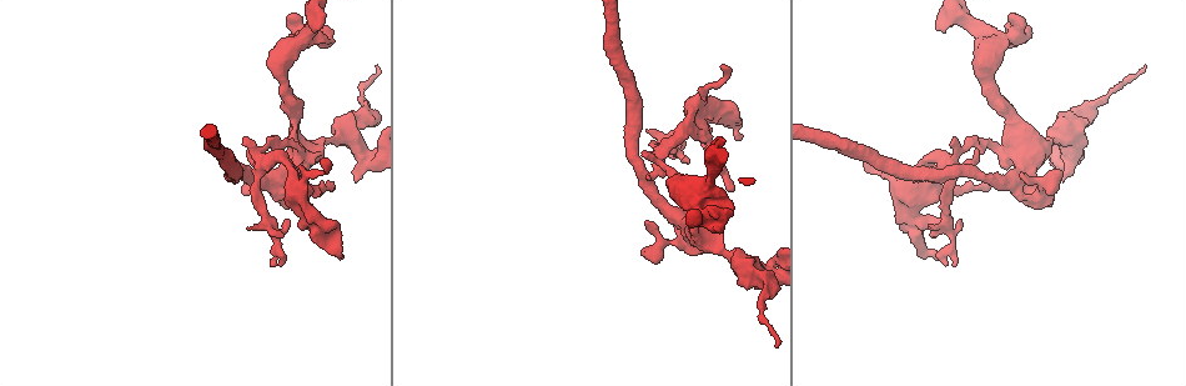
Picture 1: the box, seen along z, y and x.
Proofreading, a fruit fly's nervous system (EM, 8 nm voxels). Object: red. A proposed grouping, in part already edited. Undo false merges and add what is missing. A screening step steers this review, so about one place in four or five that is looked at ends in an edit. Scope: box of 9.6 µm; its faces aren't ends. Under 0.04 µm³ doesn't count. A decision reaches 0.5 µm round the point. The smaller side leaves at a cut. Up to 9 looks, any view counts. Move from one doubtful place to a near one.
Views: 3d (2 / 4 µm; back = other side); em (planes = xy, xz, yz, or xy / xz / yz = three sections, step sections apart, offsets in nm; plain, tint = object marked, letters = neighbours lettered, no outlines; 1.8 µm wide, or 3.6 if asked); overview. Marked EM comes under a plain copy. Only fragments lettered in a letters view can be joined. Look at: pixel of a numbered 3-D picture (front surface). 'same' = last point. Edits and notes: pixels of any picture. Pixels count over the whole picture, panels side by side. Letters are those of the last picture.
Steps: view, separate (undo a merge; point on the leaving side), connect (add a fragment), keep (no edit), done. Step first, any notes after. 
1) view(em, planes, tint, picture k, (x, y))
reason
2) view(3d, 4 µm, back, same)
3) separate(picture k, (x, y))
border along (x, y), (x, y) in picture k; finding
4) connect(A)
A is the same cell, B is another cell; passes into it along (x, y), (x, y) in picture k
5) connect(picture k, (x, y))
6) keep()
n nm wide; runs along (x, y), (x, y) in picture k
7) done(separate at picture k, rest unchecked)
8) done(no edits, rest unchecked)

view(3d, 4 µm, picture 1, (369, 161))
sharp bend

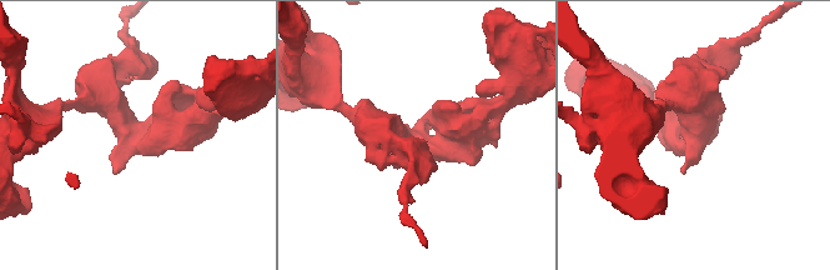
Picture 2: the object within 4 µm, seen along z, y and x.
view(em, planes, letters, picture 2, (693, 143))

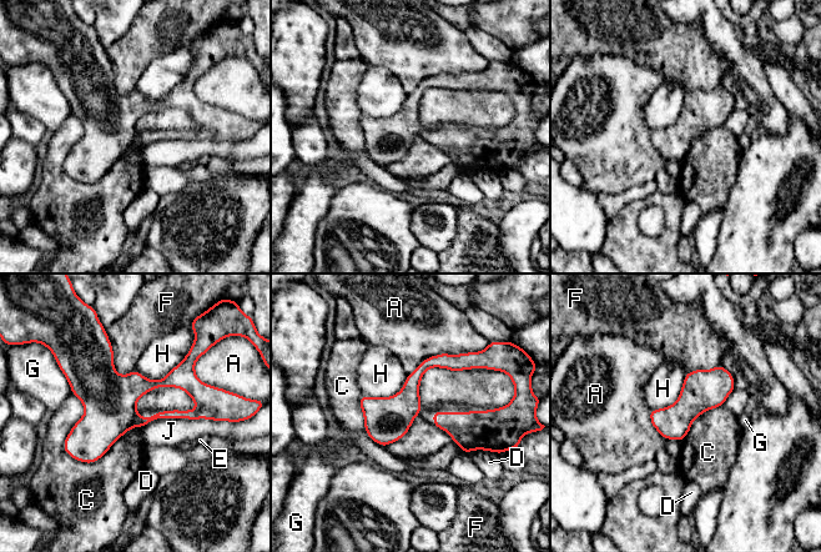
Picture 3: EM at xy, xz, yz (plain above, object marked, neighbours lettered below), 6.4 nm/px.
keep()
A, C, D, E, F, G, H and J are other cells; runs along (206, 407), (107, 420), (66, 447) in picture 3; continuous, no second cell

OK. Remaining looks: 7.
view(3d, 4 µm, picture 1, (1005, 132))
branch stops here

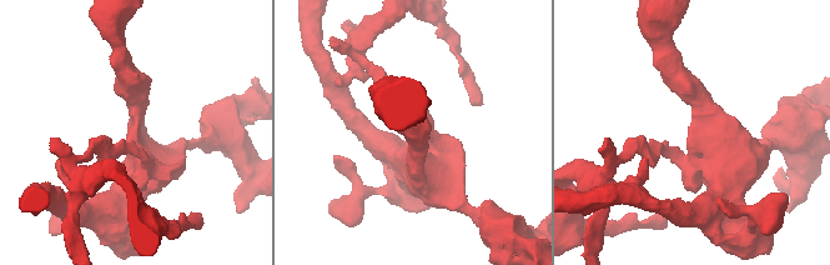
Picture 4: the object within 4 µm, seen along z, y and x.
view(em, planes, letters, picture 4, (689, 133))

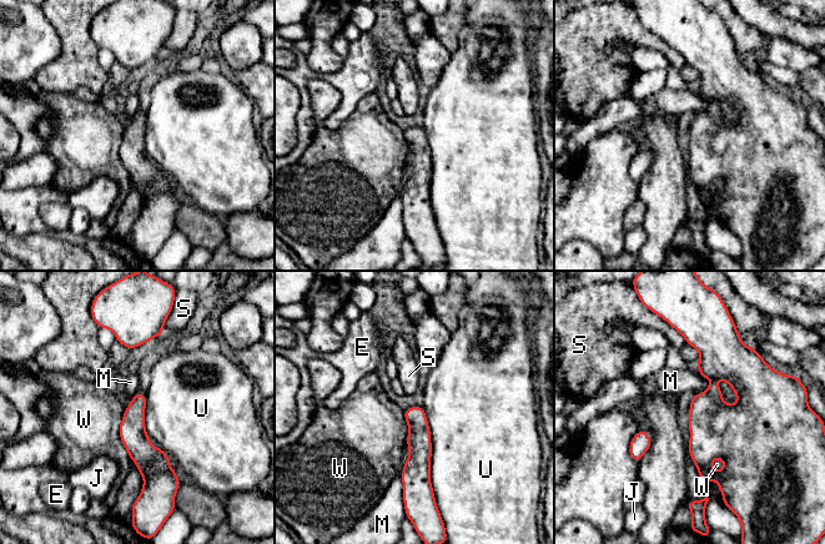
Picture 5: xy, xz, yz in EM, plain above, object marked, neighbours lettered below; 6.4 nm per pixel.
separate(picture 5, (156, 502))
140 nm wide; E, J, M, S, U and W are other cells; border along (175, 473), (157, 473), (144, 482) in picture 5; two cells meet here

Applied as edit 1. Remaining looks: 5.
view(em, 3.6 µm, xy, step 8, tint, picture 1, (732, 202))
free end

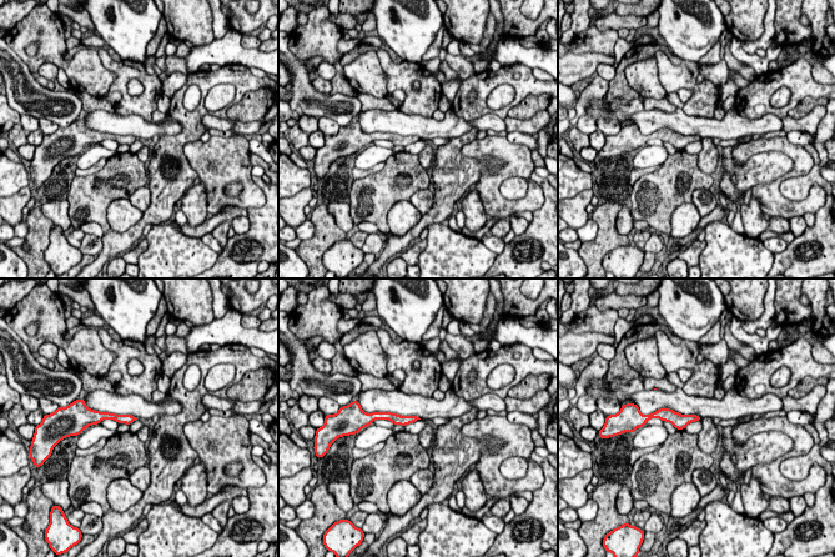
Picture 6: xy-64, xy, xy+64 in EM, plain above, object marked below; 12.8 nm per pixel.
view(em, 3.6 µm, planes, letters, same)

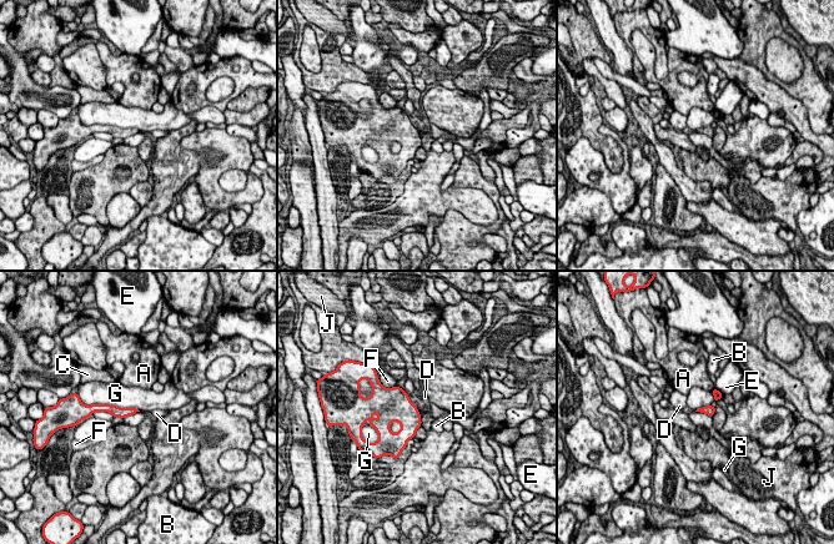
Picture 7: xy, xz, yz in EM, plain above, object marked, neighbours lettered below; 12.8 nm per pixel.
keep()
A, B, C, D, E, F, G and J are other cells; no lettered fragment goes on from it

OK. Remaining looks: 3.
done(separate at picture 5, rest unchecked)

